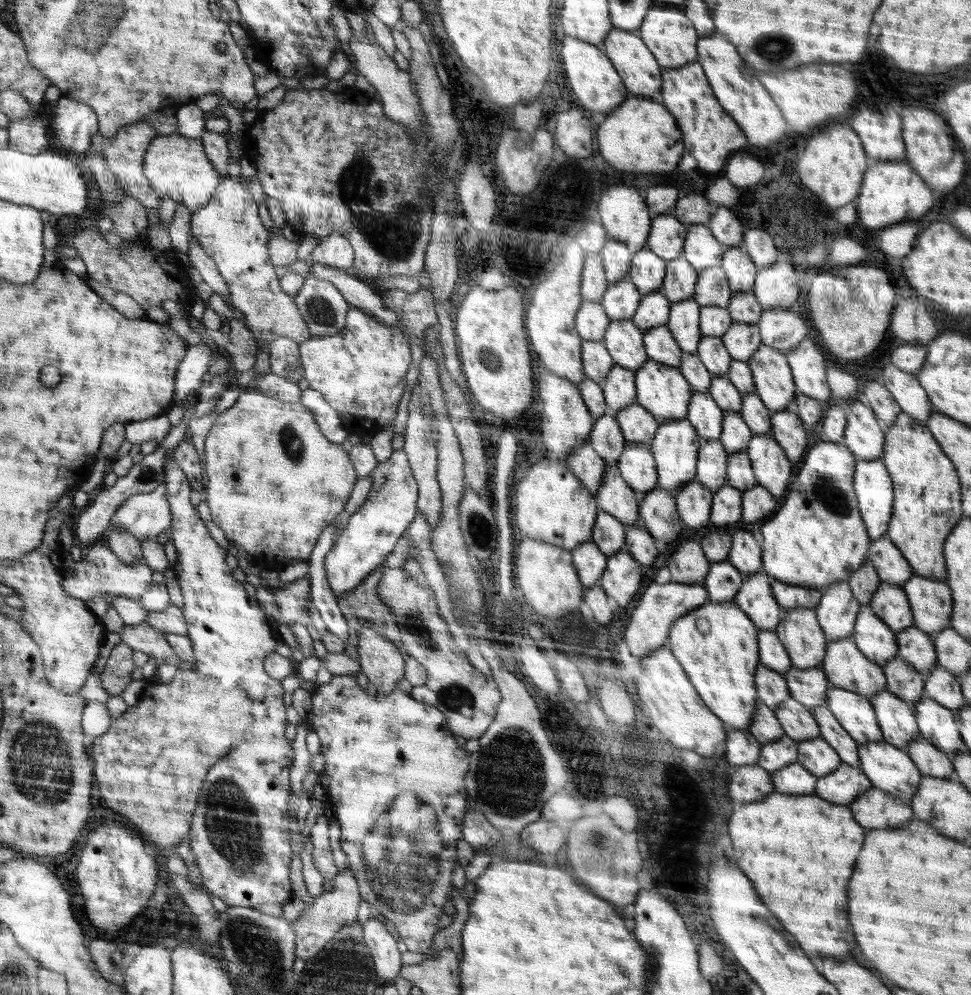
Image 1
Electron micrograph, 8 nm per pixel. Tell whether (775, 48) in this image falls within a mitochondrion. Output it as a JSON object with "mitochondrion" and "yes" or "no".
{"mitochondrion":"yes"}

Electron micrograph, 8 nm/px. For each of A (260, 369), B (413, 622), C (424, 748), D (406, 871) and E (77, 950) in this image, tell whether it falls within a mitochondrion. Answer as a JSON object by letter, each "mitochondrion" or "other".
{"A":"other","B":"mitochondrion","C":"other","D":"mitochondrion","E":"other"}

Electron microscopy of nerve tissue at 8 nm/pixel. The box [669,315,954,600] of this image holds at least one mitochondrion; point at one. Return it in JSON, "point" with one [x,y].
{"point":[833,497]}

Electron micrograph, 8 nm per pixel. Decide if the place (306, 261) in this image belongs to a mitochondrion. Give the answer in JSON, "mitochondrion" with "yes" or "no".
{"mitochondrion":"no"}

